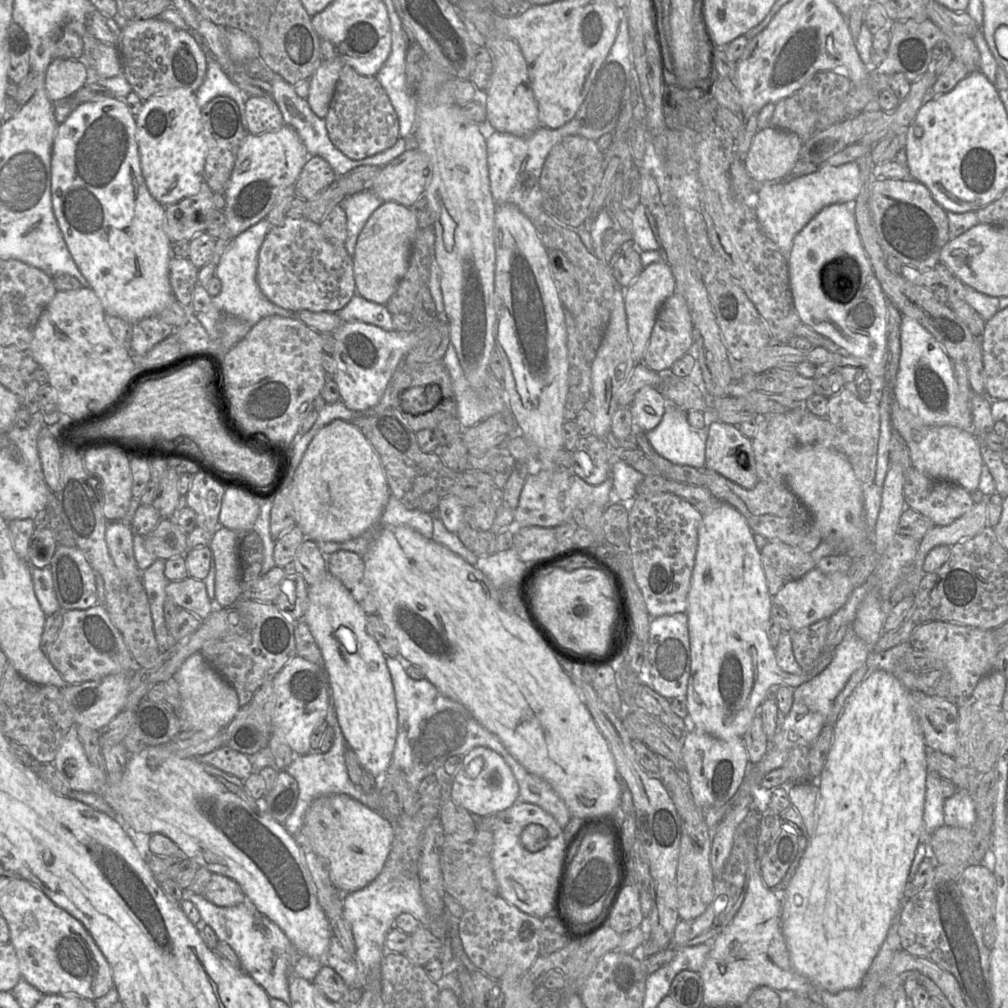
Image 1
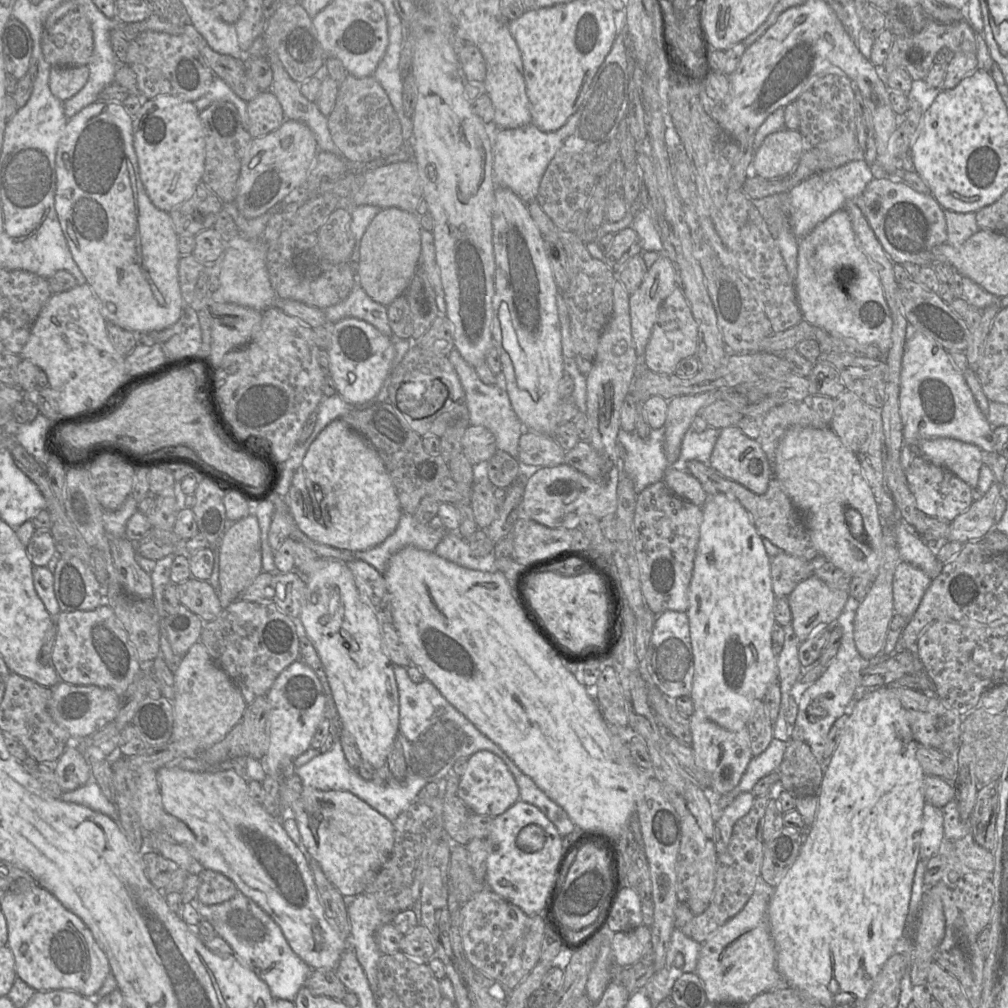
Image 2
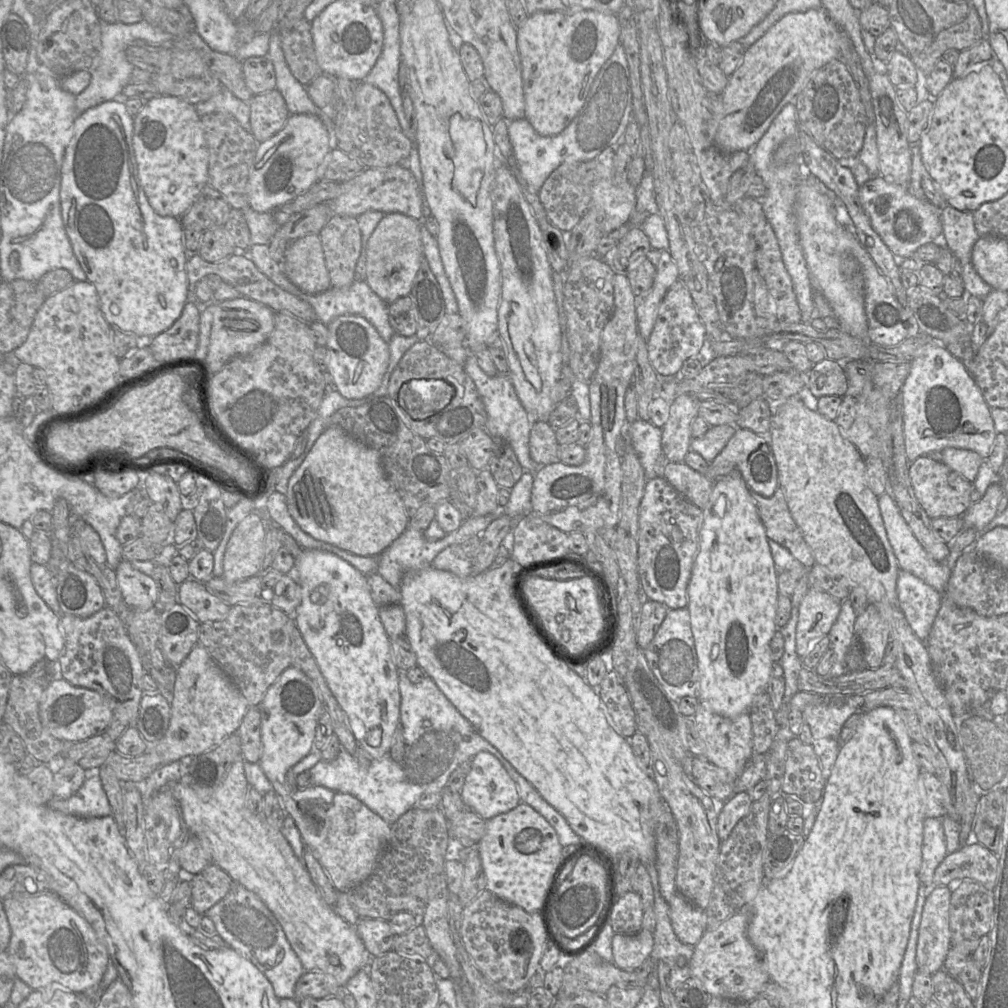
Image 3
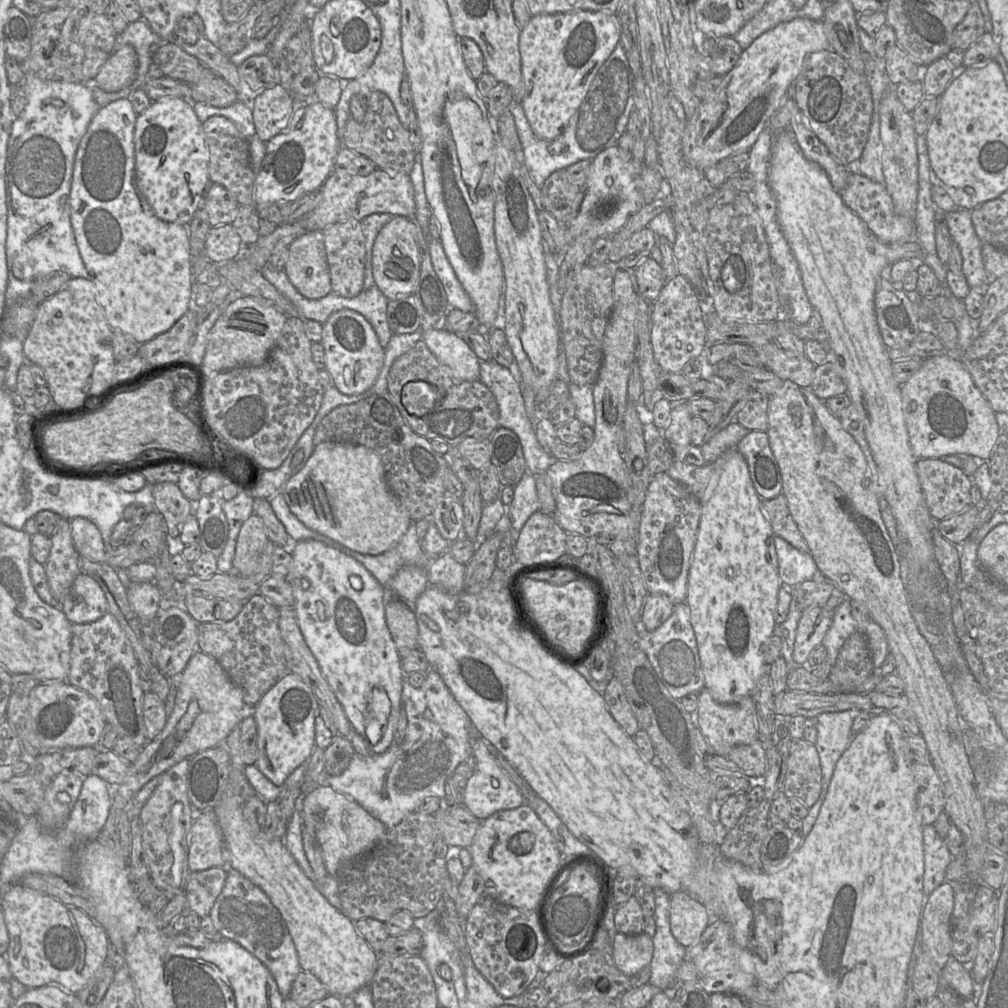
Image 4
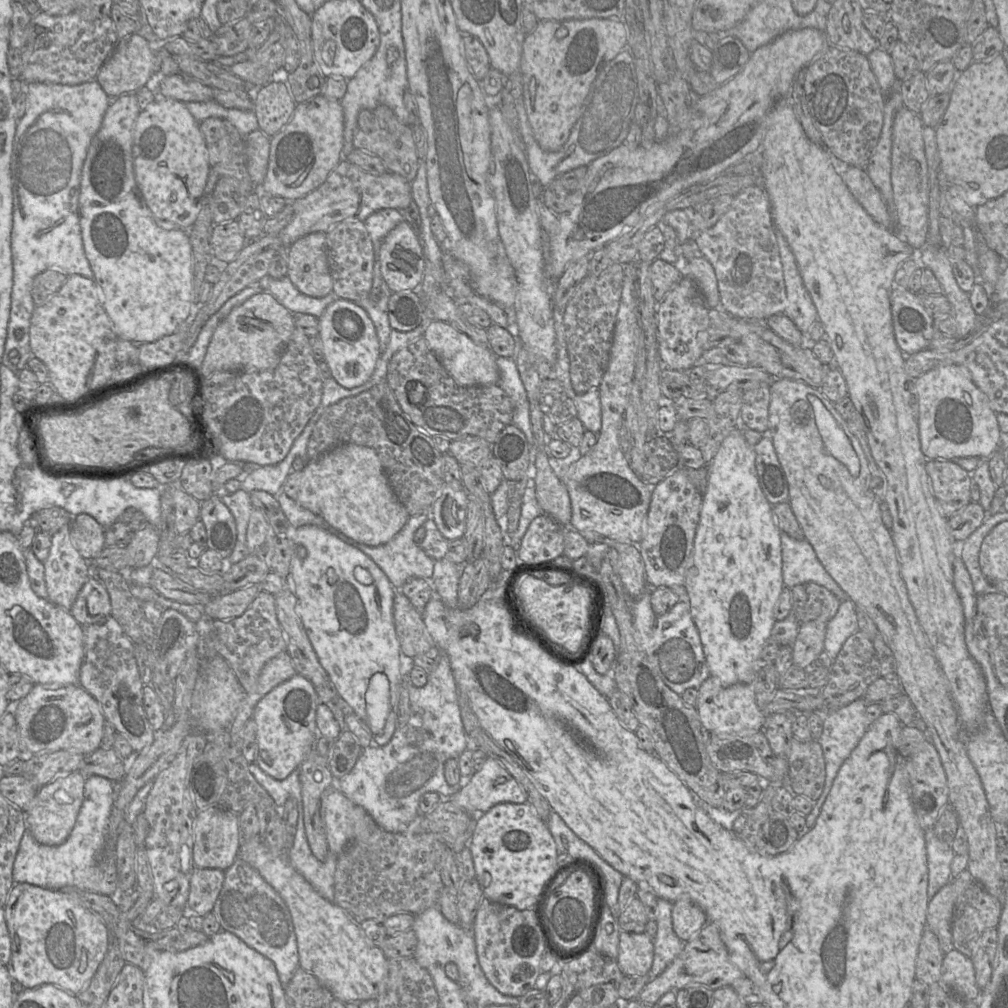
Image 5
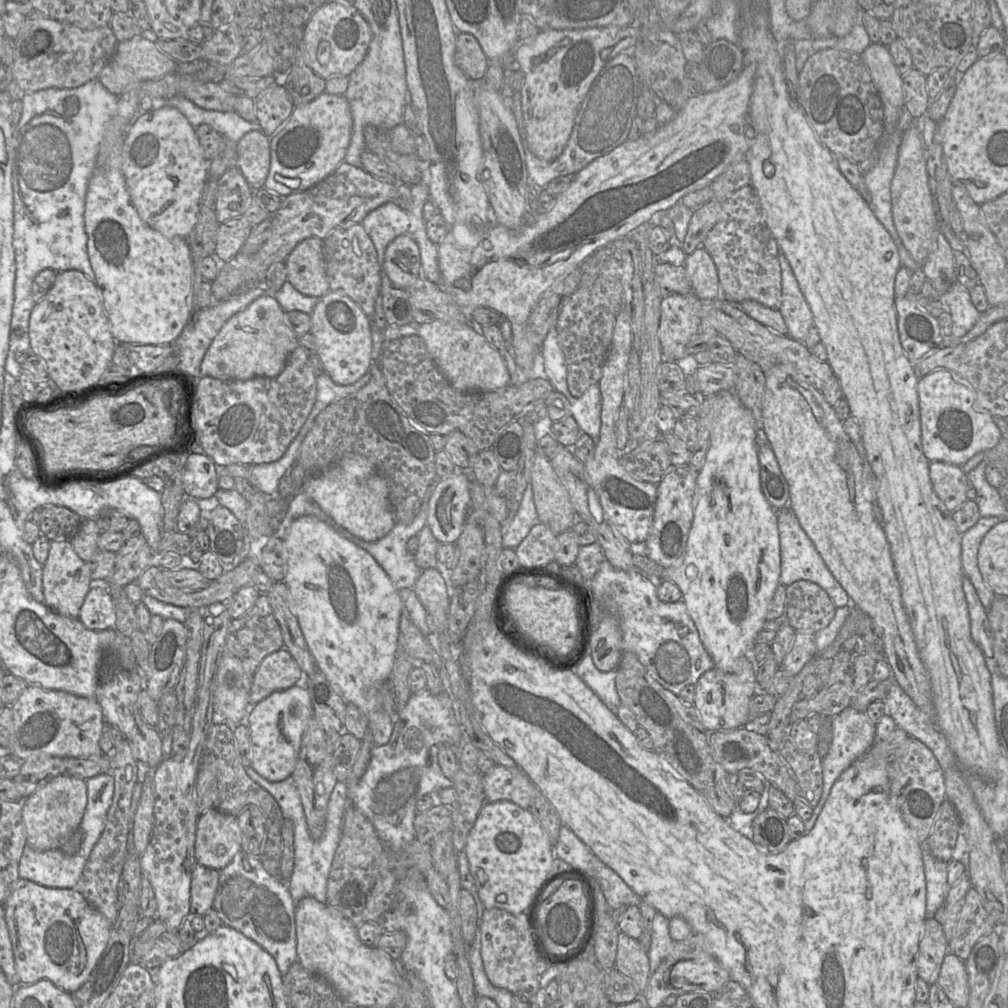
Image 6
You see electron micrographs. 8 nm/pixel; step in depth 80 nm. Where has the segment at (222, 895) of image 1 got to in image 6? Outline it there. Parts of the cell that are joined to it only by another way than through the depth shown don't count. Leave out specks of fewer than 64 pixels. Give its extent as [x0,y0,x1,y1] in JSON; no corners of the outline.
[190,864,219,916]

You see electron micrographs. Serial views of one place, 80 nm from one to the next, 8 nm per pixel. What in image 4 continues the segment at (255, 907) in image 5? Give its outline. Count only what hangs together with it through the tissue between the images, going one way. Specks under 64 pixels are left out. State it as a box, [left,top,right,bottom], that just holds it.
[208,868,301,996]

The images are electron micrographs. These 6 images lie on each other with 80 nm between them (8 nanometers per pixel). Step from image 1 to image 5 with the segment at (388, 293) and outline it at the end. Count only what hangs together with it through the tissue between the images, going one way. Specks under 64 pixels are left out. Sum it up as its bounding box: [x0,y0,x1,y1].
[379,220,425,293]

